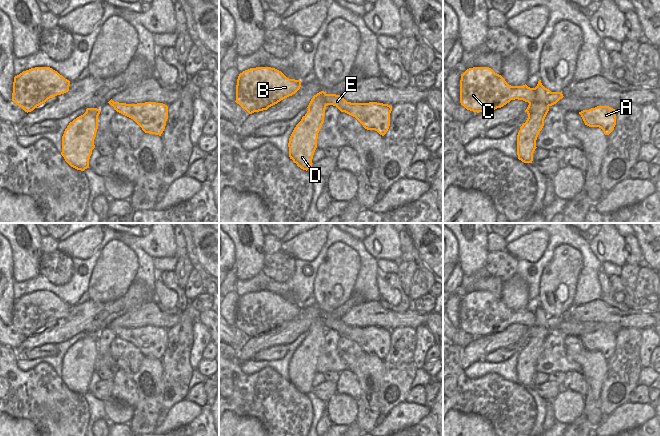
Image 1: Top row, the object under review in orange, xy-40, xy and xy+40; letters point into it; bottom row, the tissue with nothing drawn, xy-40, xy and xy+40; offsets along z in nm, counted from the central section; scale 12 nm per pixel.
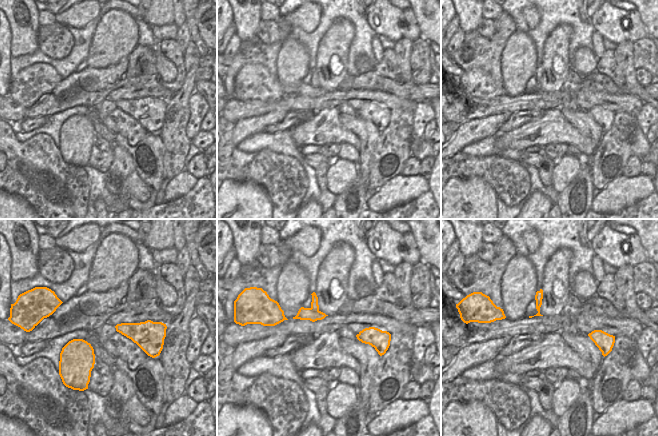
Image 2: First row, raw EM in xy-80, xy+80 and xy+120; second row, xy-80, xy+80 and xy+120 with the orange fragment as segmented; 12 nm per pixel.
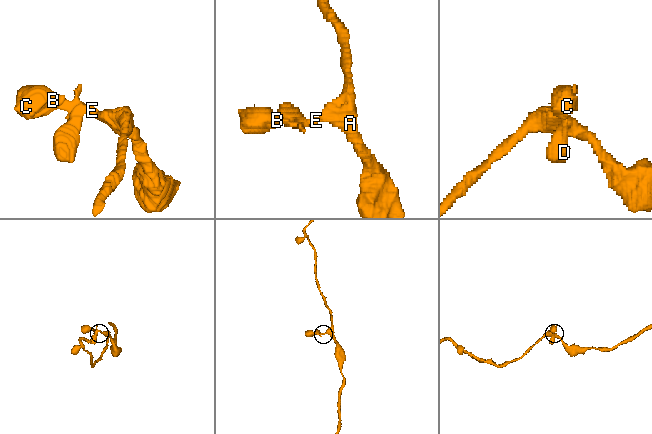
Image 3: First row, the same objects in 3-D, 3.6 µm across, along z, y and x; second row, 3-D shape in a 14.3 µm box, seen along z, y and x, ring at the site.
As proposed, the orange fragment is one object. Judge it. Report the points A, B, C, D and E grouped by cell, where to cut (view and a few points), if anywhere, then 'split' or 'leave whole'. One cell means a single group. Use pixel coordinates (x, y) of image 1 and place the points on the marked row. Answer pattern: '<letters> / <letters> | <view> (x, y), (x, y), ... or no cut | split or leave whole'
A B C E / D | xy+40 (535, 88), (536, 98), (529, 103) | split

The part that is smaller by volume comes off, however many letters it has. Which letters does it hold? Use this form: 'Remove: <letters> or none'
Remove: D

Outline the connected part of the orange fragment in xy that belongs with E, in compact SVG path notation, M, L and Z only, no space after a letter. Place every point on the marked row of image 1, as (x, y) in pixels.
M324 95L325 104L336 106L341 112L355 117L365 129L375 130L384 136L390 126L392 106L383 103L351 103L340 95Z

